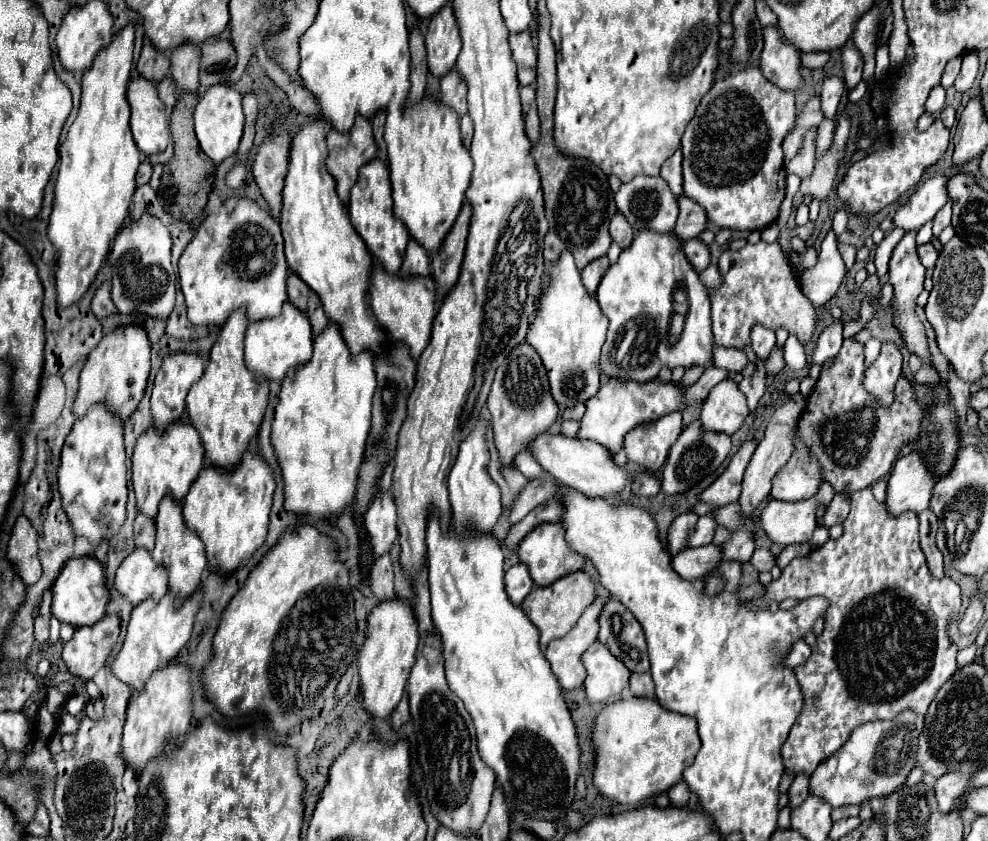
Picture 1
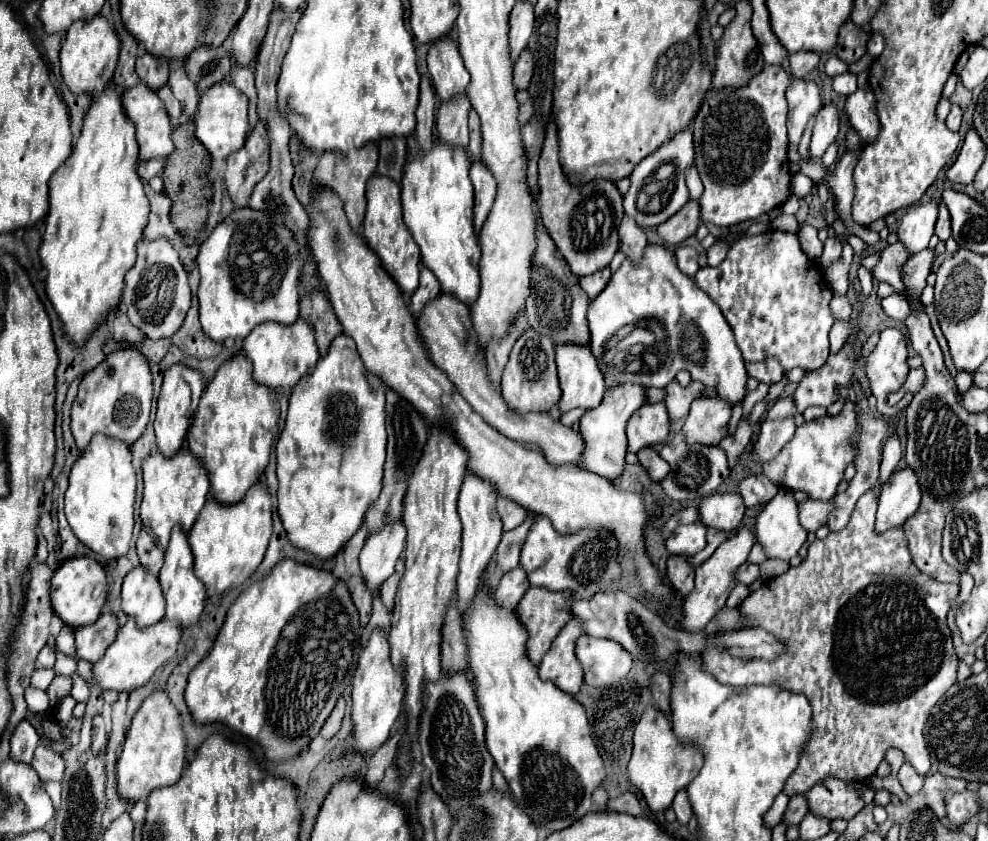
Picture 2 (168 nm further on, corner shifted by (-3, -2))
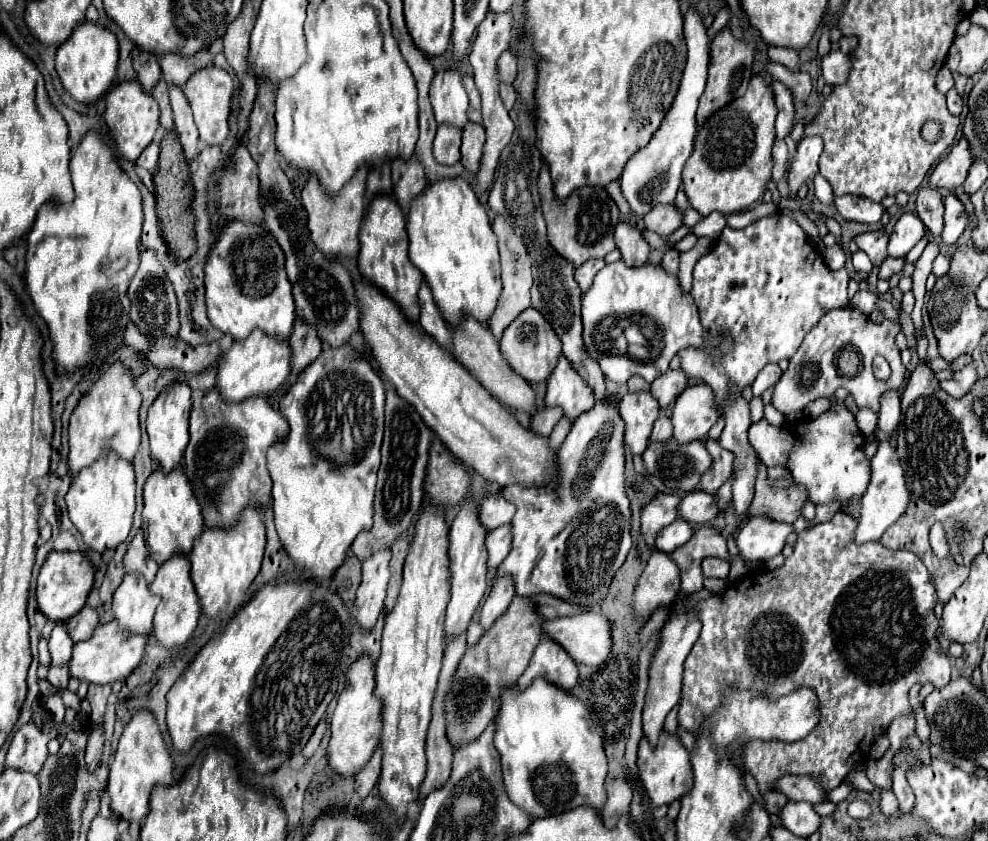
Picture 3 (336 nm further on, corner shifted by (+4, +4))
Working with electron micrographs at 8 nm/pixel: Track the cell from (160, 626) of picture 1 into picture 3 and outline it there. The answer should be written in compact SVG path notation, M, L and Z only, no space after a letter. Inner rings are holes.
M116 619L110 621L110 623L98 625L90 639L80 641L80 643L74 645L74 655L68 663L70 675L80 679L80 681L98 683L98 685L124 681L136 669L136 665L140 663L140 659L144 655L146 641L148 639L142 637L142 635L124 635L124 631L118 629Z

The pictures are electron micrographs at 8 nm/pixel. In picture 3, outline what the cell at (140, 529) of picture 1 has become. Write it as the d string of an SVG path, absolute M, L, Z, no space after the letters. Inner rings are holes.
M136 533L136 537L128 545L128 551L124 555L124 569L126 569L126 573L134 573L136 571L136 573L144 575L144 579L146 579L148 585L154 581L156 571L158 571L158 565L148 555L146 539L144 539L142 533Z

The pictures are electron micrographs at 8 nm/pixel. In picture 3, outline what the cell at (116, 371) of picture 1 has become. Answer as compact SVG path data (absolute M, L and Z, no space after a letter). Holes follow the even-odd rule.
M114 363L98 379L98 383L90 387L90 393L80 399L78 407L70 417L70 427L68 427L70 477L76 477L80 469L92 465L104 451L114 451L118 457L132 463L140 447L140 421L138 421L140 403L142 397L134 387L134 377L130 375L130 371L124 369L122 363Z

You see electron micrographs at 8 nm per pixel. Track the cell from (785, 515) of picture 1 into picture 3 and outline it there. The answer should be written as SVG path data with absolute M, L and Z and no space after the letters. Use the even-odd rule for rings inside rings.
M756 517L748 519L738 531L736 547L742 559L746 561L768 561L778 555L786 545L786 537L792 533L790 525L772 523L770 519Z

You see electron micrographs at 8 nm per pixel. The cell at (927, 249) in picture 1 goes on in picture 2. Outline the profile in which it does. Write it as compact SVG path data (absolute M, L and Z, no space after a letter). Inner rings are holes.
M923 249L909 257L909 261L903 265L903 281L909 289L909 297L917 301L921 297L921 291L925 289L925 279L931 273L931 265L935 261L933 249Z

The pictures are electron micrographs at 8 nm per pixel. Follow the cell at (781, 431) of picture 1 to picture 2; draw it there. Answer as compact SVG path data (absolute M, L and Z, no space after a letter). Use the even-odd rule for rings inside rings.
M741 525L733 537L729 537L725 543L717 547L717 551L697 567L697 577L695 577L695 589L683 599L683 611L685 617L681 621L681 627L687 631L703 631L705 625L725 607L725 601L731 593L731 589L737 585L735 573L737 569L747 561L749 551L755 543L755 535L747 525Z

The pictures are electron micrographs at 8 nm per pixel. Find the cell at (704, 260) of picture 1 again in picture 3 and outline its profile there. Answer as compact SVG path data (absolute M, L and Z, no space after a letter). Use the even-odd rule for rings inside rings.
M670 249L668 253L664 253L660 265L662 265L670 275L676 275L676 273L678 273L678 257L680 257L680 253L678 253L676 249Z

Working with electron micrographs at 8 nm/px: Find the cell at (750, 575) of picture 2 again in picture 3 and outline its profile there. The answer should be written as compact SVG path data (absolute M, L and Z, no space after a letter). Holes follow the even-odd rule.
M708 557L708 559L702 561L702 575L704 577L720 577L720 579L726 579L728 577L728 571L730 571L730 563L724 561L724 559Z

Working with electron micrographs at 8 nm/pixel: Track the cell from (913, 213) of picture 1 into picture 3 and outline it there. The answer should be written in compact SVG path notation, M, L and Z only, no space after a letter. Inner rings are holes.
M904 213L890 235L890 245L888 245L888 255L890 257L904 257L908 251L924 237L924 223L918 219L914 213Z

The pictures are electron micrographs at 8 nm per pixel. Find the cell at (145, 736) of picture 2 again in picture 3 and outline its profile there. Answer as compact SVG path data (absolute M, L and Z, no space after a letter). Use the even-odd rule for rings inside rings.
M140 711L132 717L132 721L126 725L118 749L114 753L114 761L110 765L110 777L108 777L108 795L110 795L110 809L128 823L142 823L144 817L150 811L150 795L152 789L162 785L172 785L174 777L174 763L172 757L164 745L164 739L160 735L160 729L156 725L156 719L150 711Z

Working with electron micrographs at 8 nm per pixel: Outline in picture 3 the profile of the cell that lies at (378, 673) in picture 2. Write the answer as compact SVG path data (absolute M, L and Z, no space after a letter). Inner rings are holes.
M362 655L346 673L346 687L338 697L336 709L330 719L330 741L328 741L328 765L336 775L356 775L372 757L380 739L380 709L382 703L374 695L374 667L368 655Z

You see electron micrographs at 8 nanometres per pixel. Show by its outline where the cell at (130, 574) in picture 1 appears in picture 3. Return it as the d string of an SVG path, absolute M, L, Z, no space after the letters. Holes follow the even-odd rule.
M136 573L124 575L124 581L114 591L112 611L122 631L130 635L150 635L158 599L152 597L144 577Z

